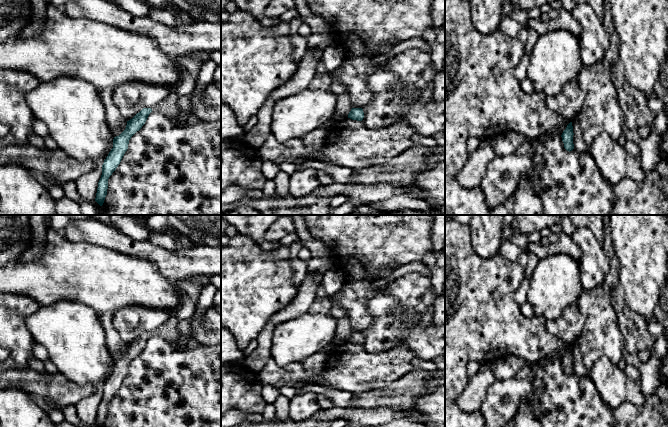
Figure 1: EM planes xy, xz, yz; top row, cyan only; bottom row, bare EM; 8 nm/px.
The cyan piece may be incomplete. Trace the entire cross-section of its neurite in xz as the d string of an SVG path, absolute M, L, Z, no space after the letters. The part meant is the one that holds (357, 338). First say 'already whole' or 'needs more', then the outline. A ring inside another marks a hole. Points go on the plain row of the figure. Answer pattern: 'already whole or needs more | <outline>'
already whole | M352 332L348 338L348 342L352 344L362 345L364 342L364 336L362 332Z

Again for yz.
already whole | M570 346L561 359L562 365L564 367L564 372L569 376L574 373L573 359L573 350L572 346Z

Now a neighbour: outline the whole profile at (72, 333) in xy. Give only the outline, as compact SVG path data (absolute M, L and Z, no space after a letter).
M61 301L48 306L41 305L37 312L26 319L25 326L35 343L39 343L47 349L49 359L54 363L57 370L76 385L80 387L91 385L94 389L97 389L107 379L108 373L112 369L113 359L106 345L104 328L99 316L92 308L84 304L68 301Z

